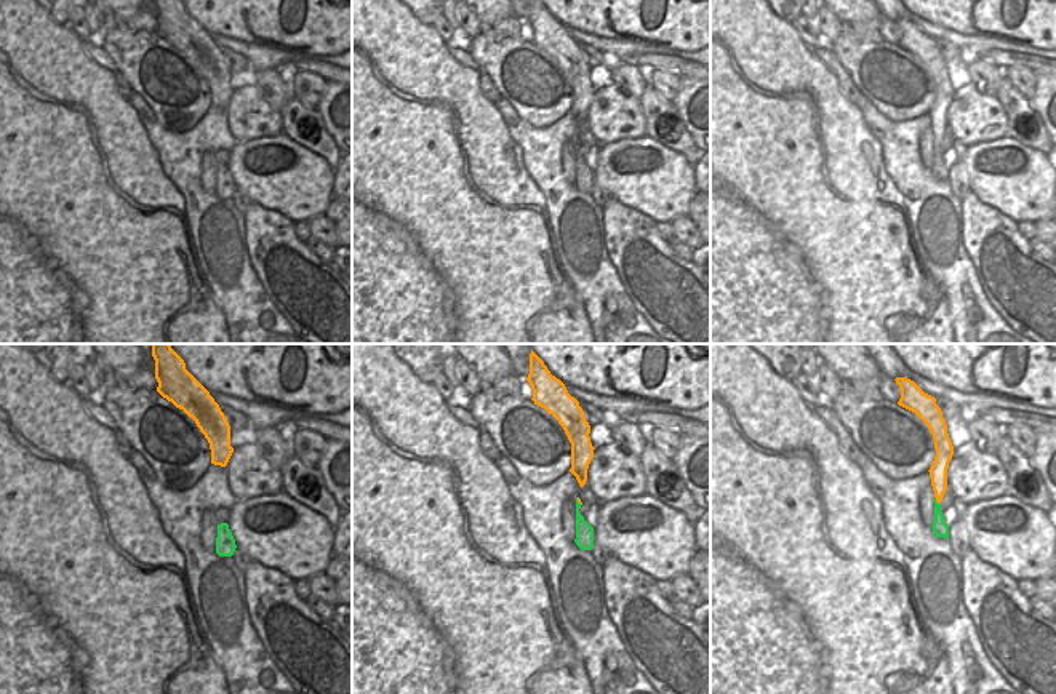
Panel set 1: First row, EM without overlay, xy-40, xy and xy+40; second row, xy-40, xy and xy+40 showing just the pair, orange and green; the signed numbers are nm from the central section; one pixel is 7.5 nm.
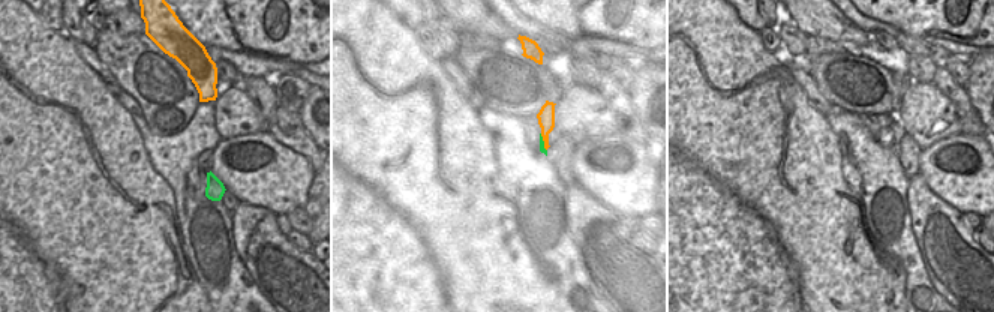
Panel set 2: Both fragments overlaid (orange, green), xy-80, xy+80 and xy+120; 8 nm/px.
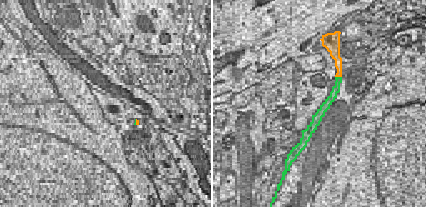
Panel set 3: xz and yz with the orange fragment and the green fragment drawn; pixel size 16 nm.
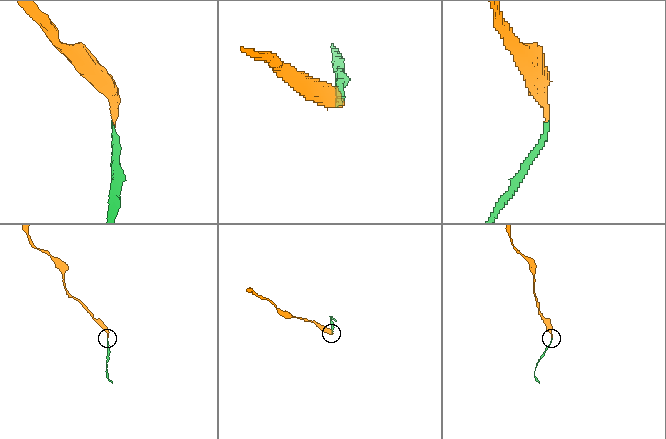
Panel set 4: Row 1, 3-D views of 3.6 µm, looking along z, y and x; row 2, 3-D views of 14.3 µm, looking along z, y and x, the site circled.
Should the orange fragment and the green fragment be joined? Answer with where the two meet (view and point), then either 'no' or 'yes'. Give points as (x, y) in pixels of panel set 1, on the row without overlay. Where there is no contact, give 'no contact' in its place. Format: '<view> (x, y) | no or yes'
xy+40 (936, 143) | yes

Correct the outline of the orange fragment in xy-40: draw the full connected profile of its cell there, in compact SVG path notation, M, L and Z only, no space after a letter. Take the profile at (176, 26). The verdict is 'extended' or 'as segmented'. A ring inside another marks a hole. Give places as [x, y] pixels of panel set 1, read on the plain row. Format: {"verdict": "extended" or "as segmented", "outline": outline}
{"verdict": "as segmented", "outline": "M154 0L157 34L192 59L210 85L211 106L226 109L234 90L230 67L210 34L186 11L182 0Z"}

